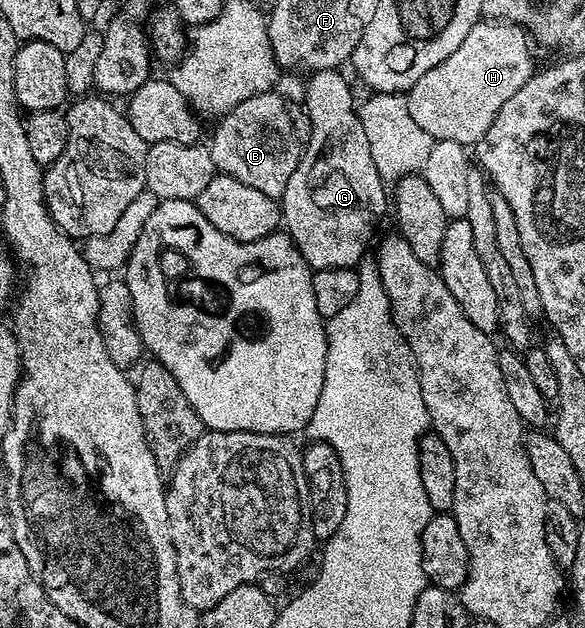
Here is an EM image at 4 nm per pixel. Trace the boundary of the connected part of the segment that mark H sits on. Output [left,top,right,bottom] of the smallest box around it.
[407,19,535,147]

